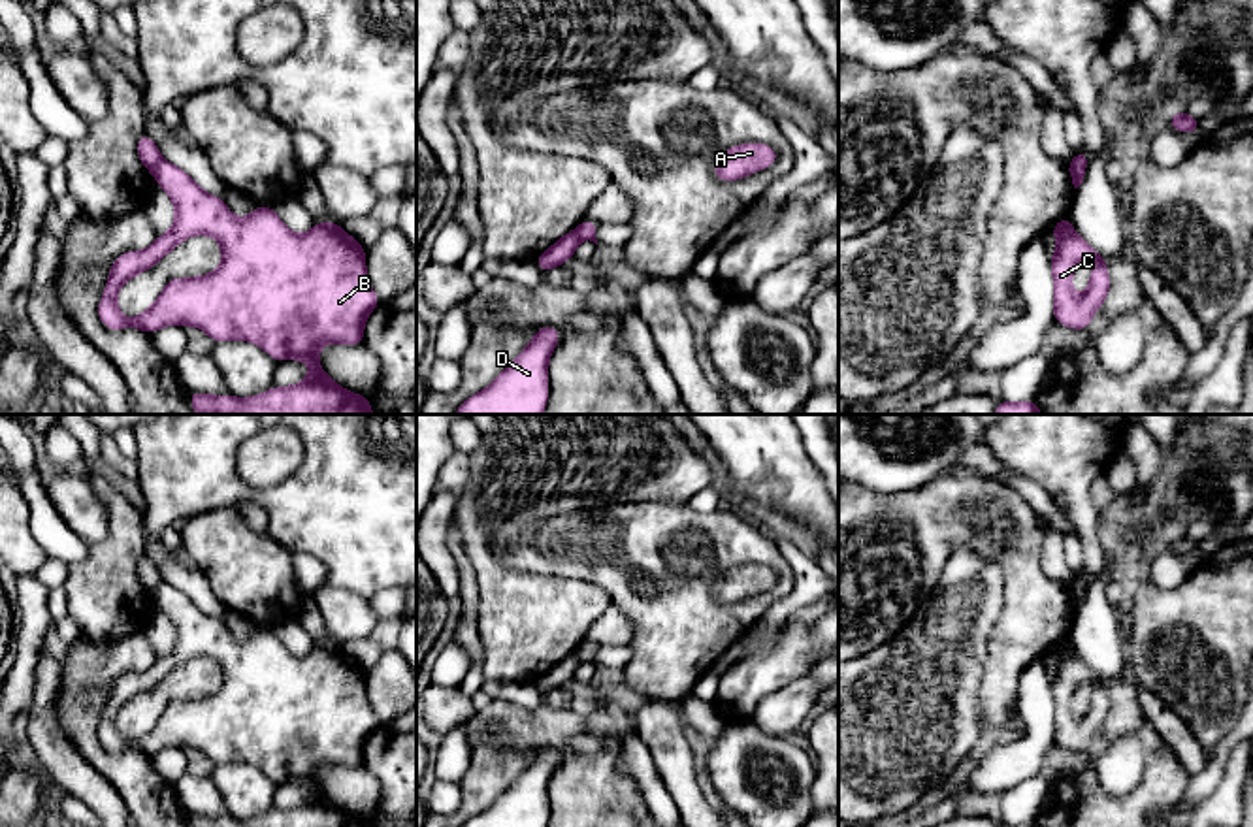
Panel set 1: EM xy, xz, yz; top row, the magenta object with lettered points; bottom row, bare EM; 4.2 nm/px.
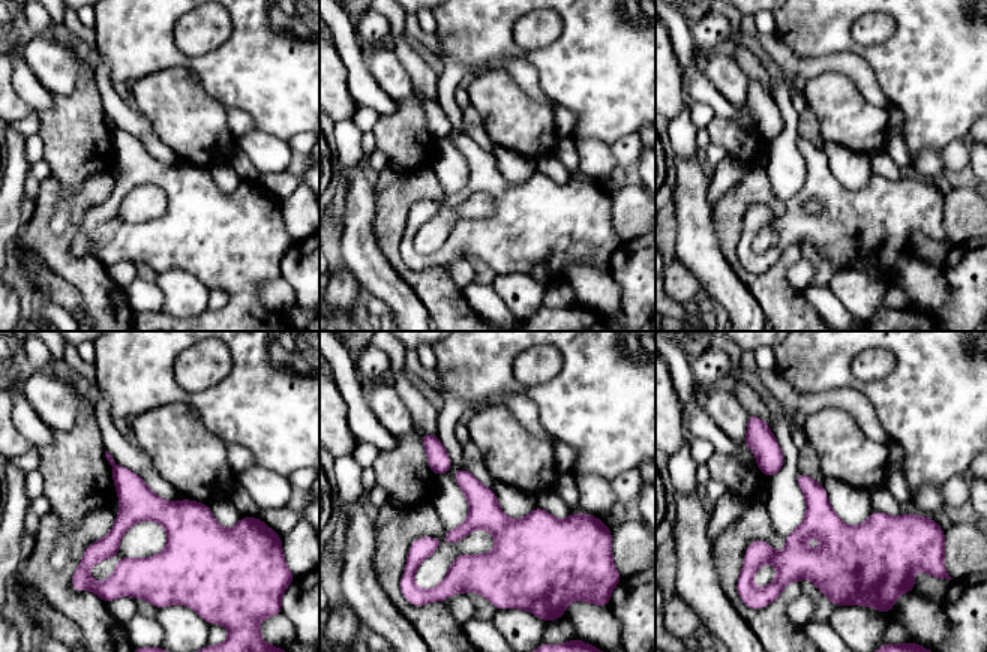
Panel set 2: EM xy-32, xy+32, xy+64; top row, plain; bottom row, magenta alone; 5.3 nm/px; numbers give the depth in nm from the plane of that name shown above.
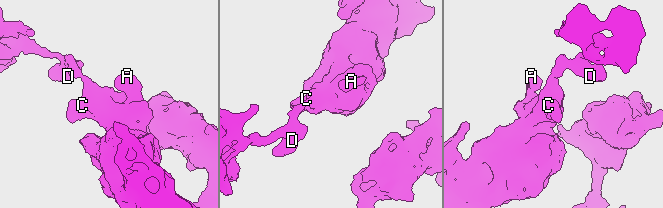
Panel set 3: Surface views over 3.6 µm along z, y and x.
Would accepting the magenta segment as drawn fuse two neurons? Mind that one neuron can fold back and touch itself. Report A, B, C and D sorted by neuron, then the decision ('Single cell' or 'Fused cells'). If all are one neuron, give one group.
Groups: A B C / D. Fused cells

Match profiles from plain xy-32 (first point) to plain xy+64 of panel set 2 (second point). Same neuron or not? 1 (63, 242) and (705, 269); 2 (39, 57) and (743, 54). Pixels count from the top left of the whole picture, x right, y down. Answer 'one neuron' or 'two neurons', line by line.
1: two neurons
2: two neurons

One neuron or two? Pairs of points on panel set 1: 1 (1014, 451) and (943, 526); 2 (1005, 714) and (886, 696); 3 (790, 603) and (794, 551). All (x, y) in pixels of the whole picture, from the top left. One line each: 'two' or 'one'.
1: two
2: two
3: one

